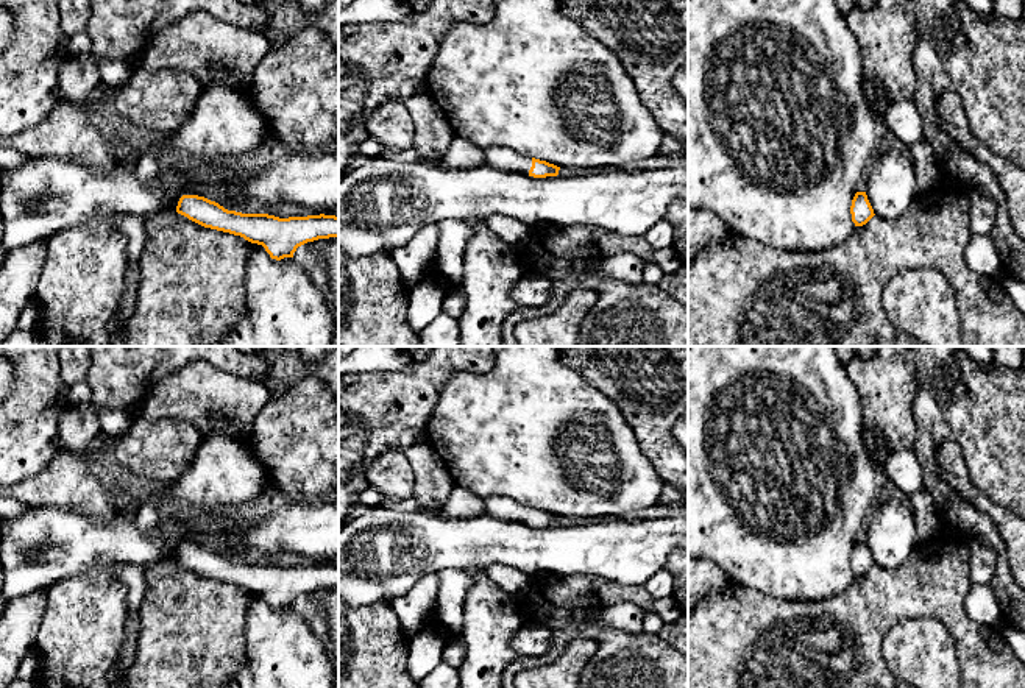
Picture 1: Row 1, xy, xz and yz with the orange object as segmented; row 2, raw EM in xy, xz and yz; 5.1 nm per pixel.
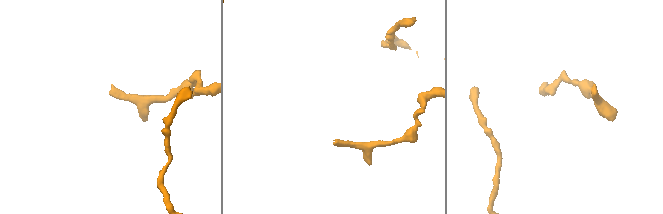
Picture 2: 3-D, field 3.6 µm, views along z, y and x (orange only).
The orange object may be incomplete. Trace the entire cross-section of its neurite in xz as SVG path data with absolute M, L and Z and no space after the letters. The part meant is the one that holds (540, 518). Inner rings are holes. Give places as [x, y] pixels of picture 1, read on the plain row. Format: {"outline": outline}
{"outline": "M490 496L485 499L485 513L495 520L507 523L524 523L534 527L557 526L560 516L518 504L505 496Z"}

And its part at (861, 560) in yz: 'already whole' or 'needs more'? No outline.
already whole

